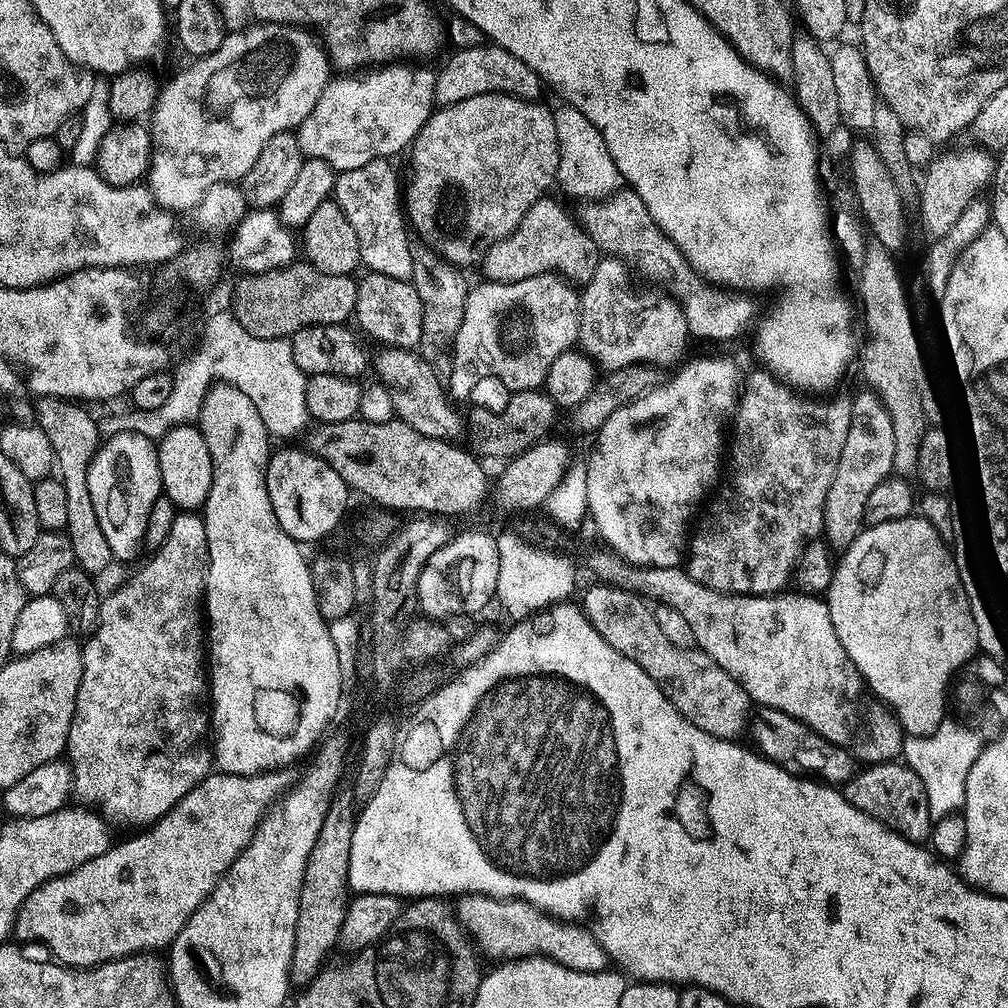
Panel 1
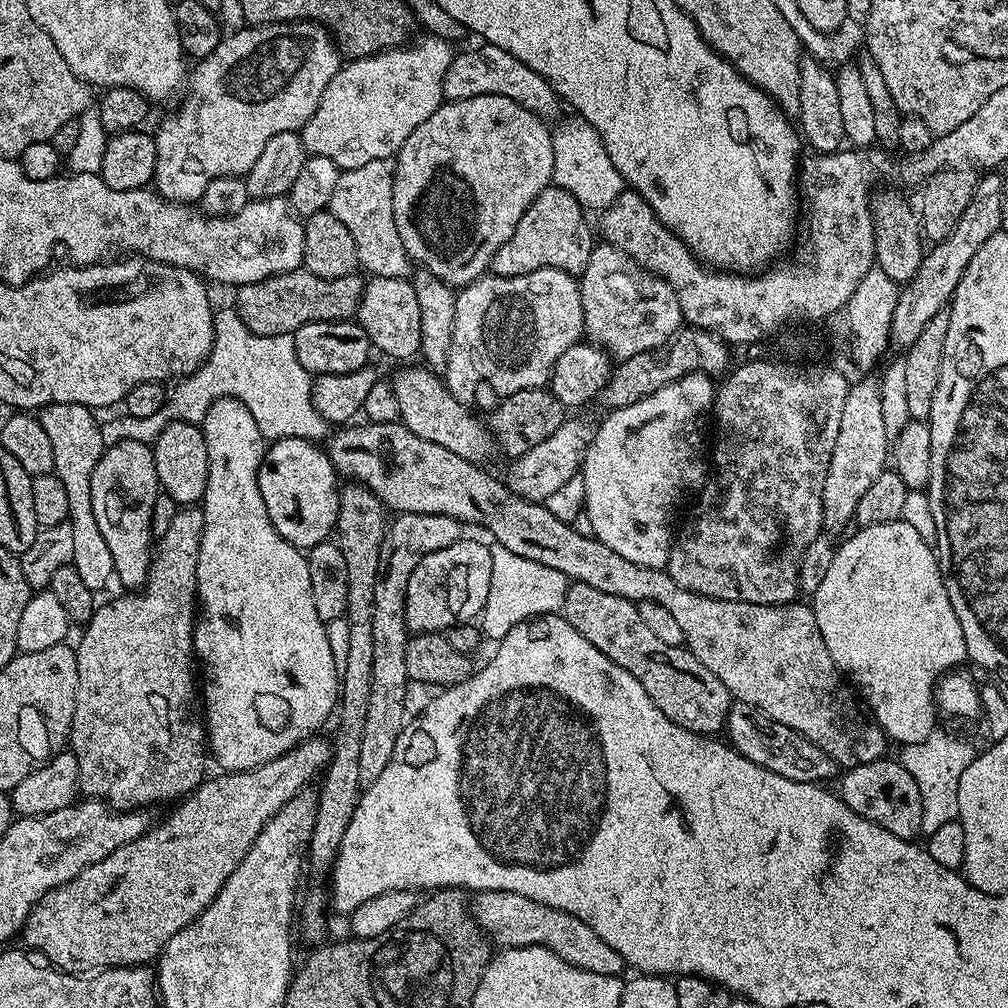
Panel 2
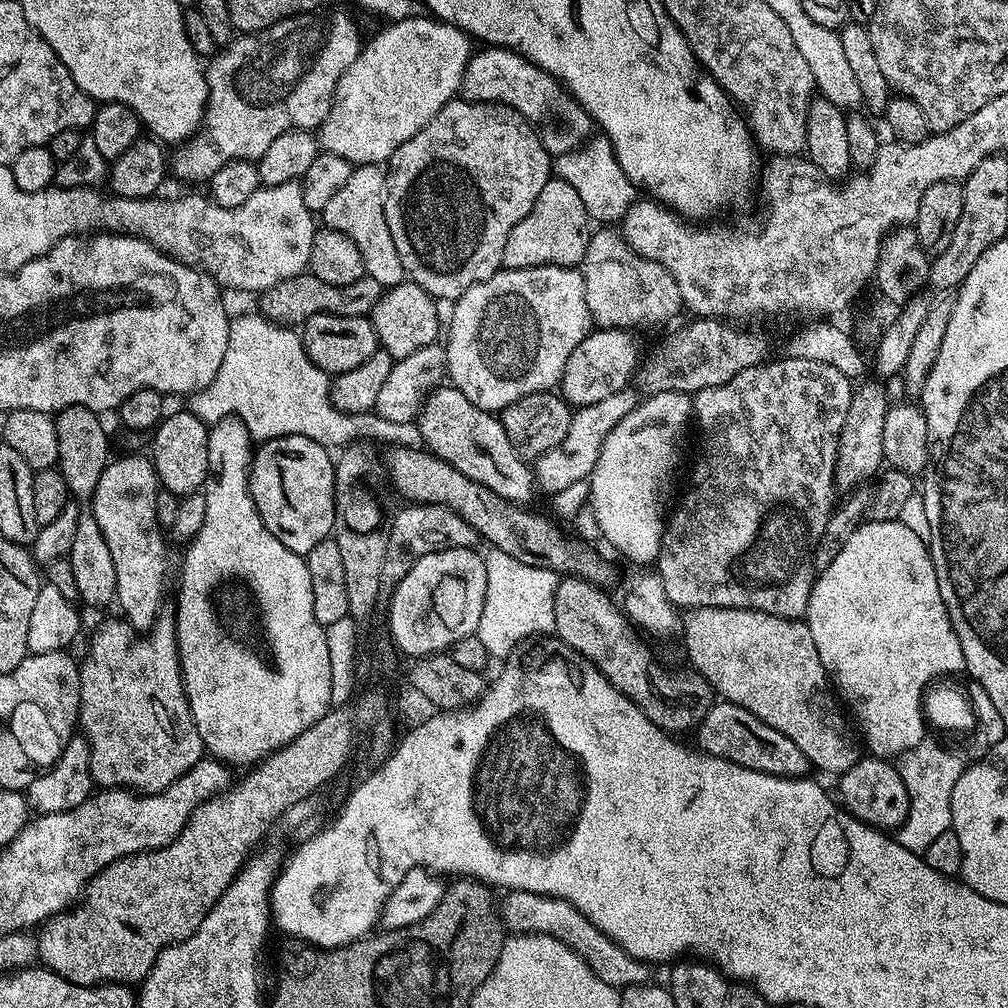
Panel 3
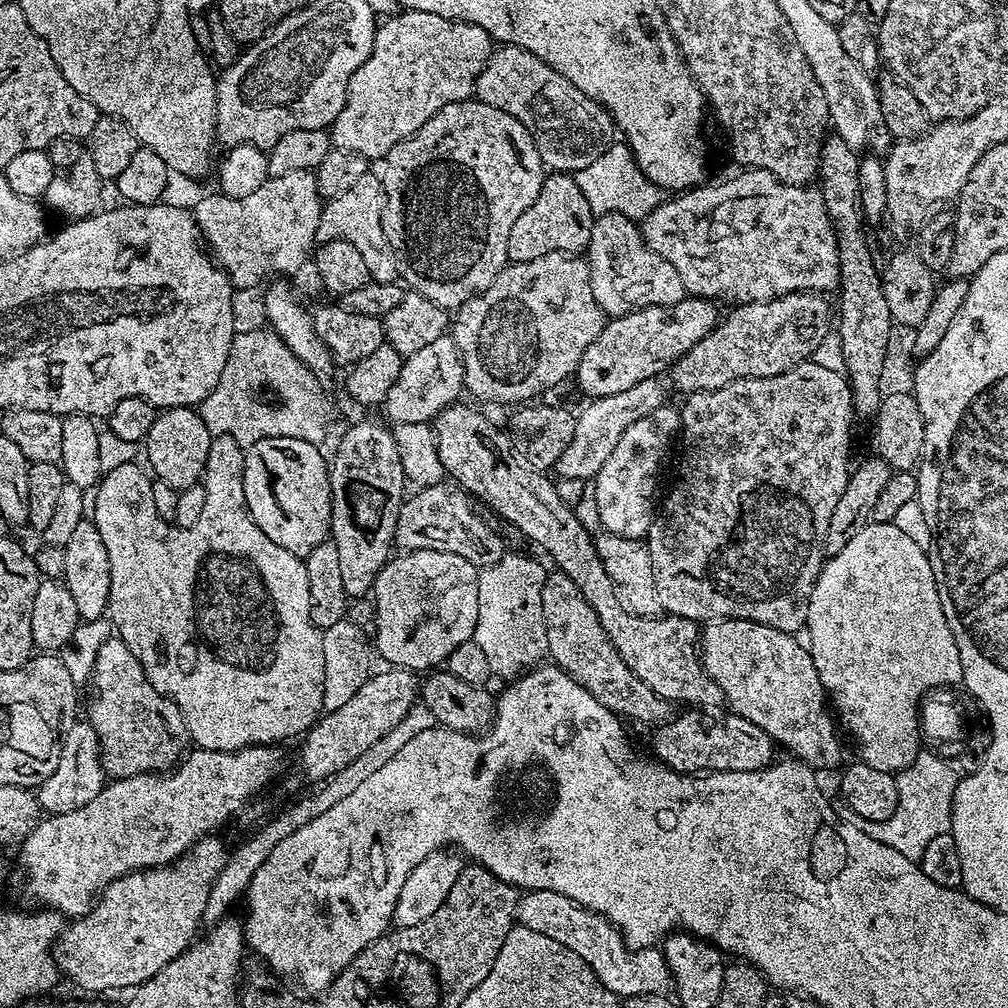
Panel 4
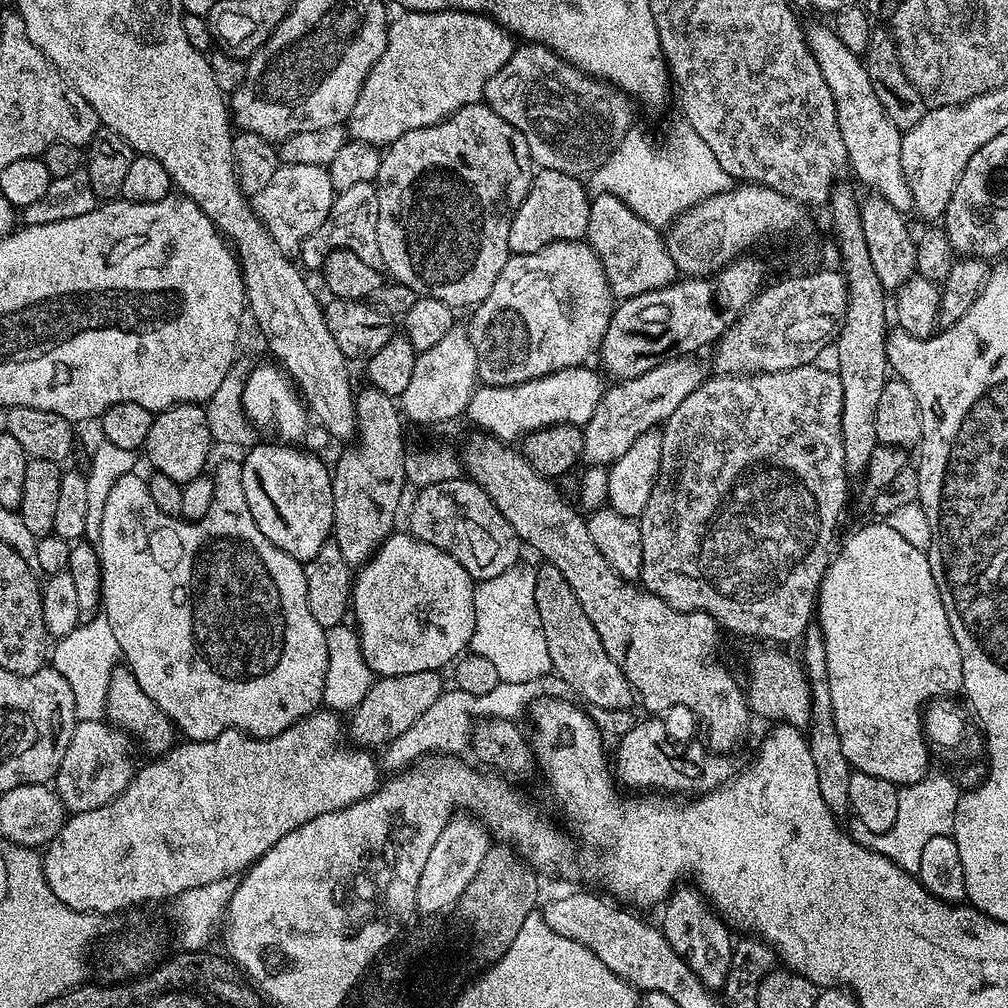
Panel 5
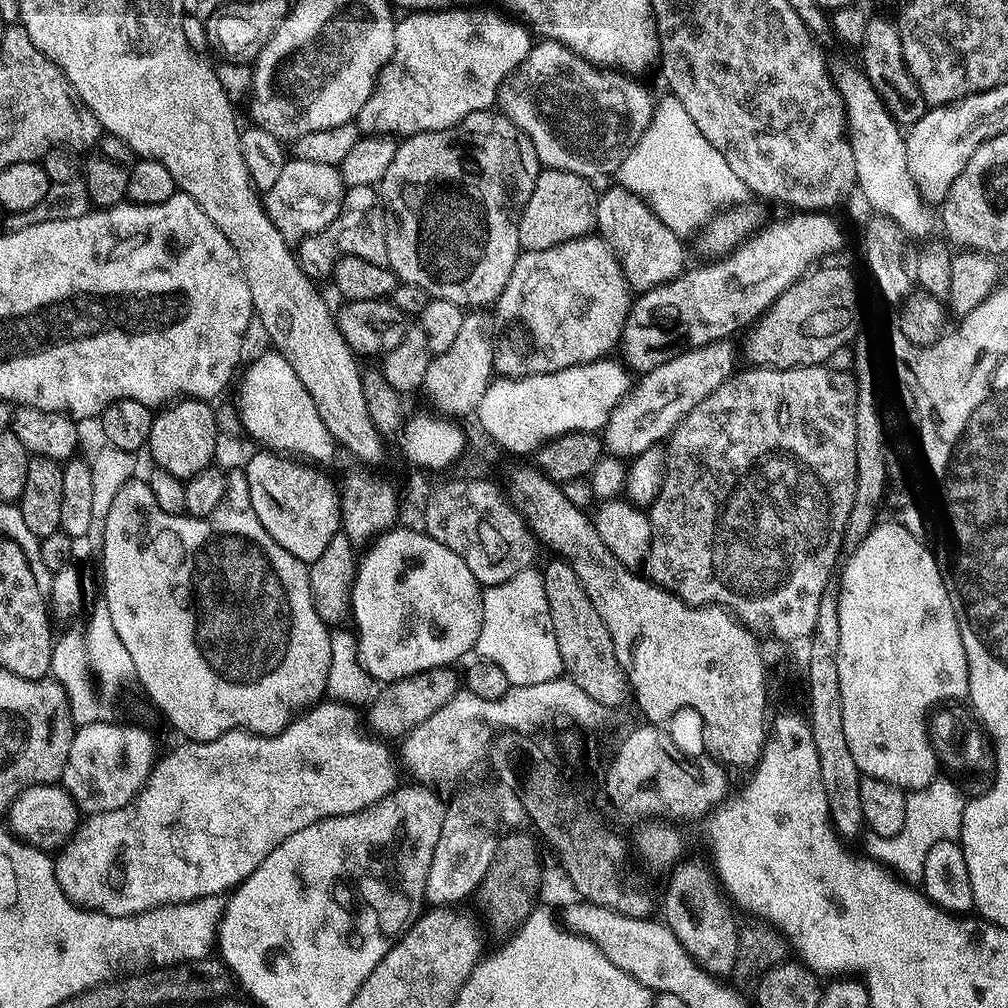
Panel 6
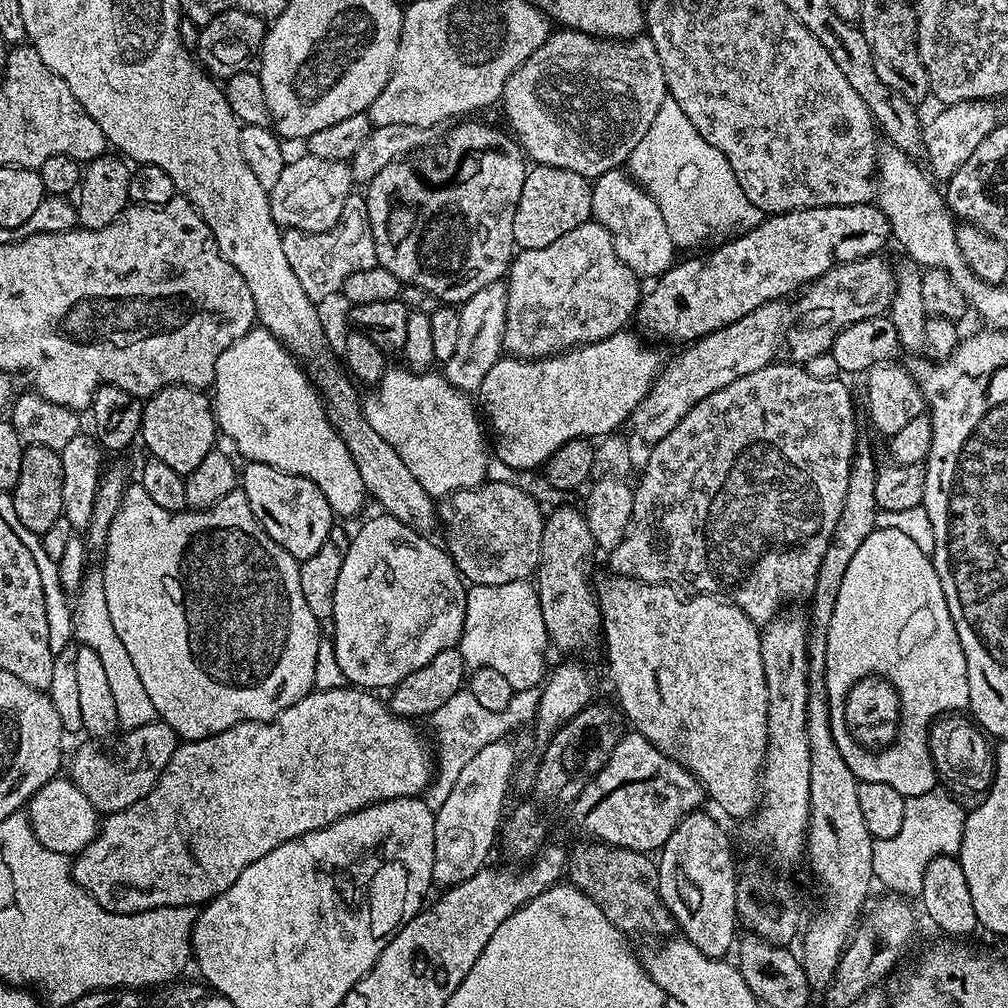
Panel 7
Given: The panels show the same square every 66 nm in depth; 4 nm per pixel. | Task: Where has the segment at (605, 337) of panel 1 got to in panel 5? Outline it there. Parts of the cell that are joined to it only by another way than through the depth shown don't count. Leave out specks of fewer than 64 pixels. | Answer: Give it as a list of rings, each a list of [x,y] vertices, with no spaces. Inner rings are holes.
[[[600,194],[592,200],[586,240],[604,263],[608,281],[612,283],[613,297],[641,296],[675,284],[678,279],[676,263],[661,229],[644,221],[617,196]]]

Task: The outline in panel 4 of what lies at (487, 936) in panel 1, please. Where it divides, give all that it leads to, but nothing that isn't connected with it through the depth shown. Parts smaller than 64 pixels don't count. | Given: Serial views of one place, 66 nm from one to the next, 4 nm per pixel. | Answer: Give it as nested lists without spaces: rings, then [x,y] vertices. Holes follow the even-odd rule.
[[[528,890],[521,895],[520,907],[518,909],[518,920],[521,925],[538,934],[546,934],[546,938],[554,938],[562,946],[566,946],[574,954],[585,960],[592,967],[592,972],[600,979],[608,990],[614,993],[617,998],[629,996],[655,996],[667,993],[673,987],[674,981],[672,972],[668,969],[668,962],[663,951],[655,948],[630,948],[622,934],[602,914],[591,912],[583,908],[578,902],[566,898],[566,894],[558,894],[554,890]]]

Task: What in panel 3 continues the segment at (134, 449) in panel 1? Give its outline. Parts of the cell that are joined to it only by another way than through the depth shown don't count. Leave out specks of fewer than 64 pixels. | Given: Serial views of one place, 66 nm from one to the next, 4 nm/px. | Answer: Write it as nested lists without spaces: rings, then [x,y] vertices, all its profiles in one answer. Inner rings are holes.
[[[124,456],[121,460],[113,459],[98,479],[97,489],[94,490],[90,501],[90,509],[97,519],[98,526],[110,548],[110,557],[117,572],[115,603],[120,603],[123,619],[131,624],[133,629],[148,628],[156,620],[156,611],[160,608],[160,599],[164,596],[164,575],[168,572],[168,548],[164,545],[162,527],[157,521],[152,524],[152,516],[148,516],[146,490],[144,489],[145,457]]]

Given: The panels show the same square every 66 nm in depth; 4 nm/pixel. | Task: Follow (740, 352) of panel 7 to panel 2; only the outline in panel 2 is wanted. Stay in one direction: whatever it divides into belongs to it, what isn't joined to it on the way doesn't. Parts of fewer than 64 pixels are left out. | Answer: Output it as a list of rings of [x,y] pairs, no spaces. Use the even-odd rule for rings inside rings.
[[[566,418],[554,434],[546,442],[538,442],[528,452],[515,457],[512,473],[506,476],[506,483],[513,495],[522,500],[535,500],[547,502],[554,494],[554,490],[562,490],[570,478],[574,478],[584,463],[584,453],[592,443],[593,425],[588,425],[584,420]]]

